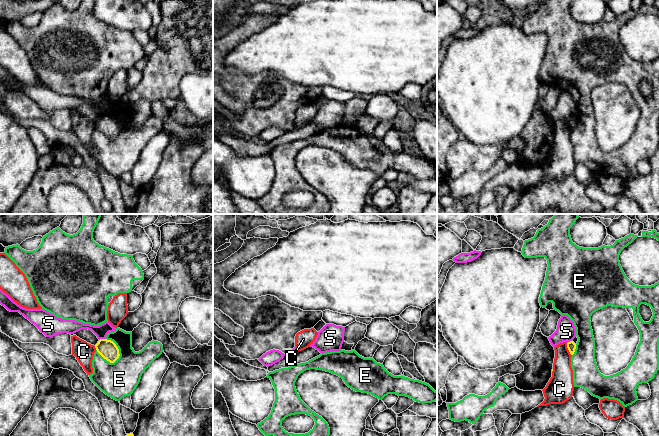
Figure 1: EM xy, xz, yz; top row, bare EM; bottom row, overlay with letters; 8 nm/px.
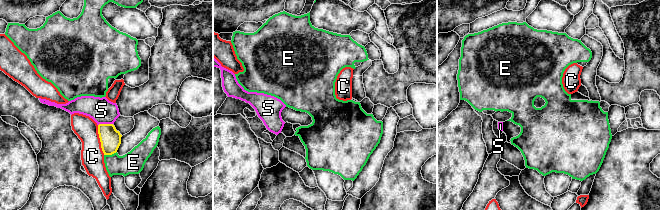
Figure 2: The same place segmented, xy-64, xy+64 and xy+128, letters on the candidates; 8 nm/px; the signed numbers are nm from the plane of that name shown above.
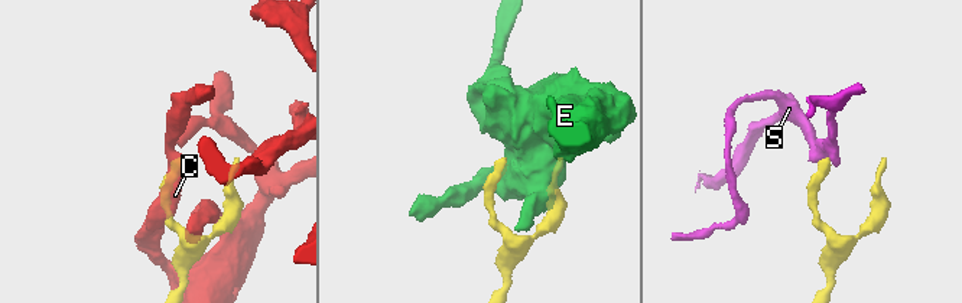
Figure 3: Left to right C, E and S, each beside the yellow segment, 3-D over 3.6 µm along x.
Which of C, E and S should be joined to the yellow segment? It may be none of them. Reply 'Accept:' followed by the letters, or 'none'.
Accept: none

